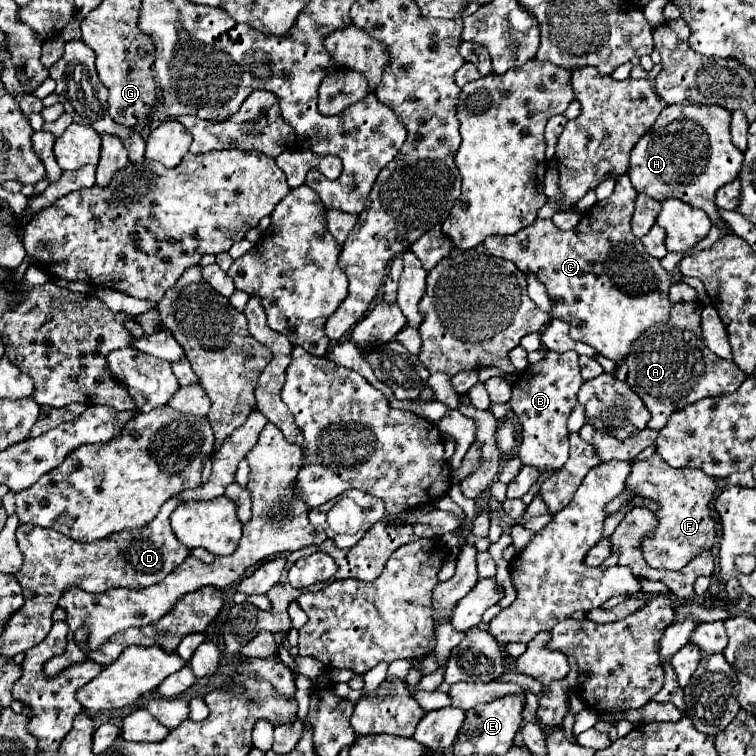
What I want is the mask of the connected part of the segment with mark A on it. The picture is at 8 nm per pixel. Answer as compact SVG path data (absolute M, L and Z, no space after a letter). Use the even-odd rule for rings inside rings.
M676 303L672 305L668 323L660 323L648 333L644 333L630 351L630 357L622 361L616 369L616 377L626 381L634 393L646 403L652 419L648 421L650 429L662 429L668 423L668 417L704 397L718 397L736 391L746 375L726 359L716 357L702 341L700 329L702 303Z

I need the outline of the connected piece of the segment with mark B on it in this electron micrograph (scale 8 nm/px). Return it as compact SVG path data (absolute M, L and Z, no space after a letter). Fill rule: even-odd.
M550 349L544 351L544 359L530 365L518 381L512 385L510 407L522 423L522 443L518 447L518 457L524 465L534 465L542 471L560 469L568 459L568 429L566 421L576 405L576 393L582 385L578 353L554 353Z

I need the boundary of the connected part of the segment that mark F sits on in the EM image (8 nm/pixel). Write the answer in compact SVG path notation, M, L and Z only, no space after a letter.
M654 453L646 461L632 463L626 487L630 487L634 495L650 497L660 503L660 511L656 513L658 529L650 537L644 537L642 541L644 559L654 569L678 571L702 549L710 549L714 545L716 521L712 517L710 501L716 491L716 481L702 469L688 469L688 467L676 469L670 467L658 453Z

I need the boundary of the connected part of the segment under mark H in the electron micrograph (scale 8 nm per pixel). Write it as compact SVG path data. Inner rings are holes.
M680 103L680 105L668 105L658 115L652 129L636 143L636 147L630 153L630 167L628 177L632 179L632 185L636 191L646 193L648 197L656 201L664 201L668 197L676 197L688 205L694 205L698 209L704 209L714 225L722 223L718 215L718 207L714 205L714 193L726 185L728 181L734 181L738 177L738 171L742 169L744 155L732 145L730 141L730 111L722 109L720 105L694 105L694 103Z

